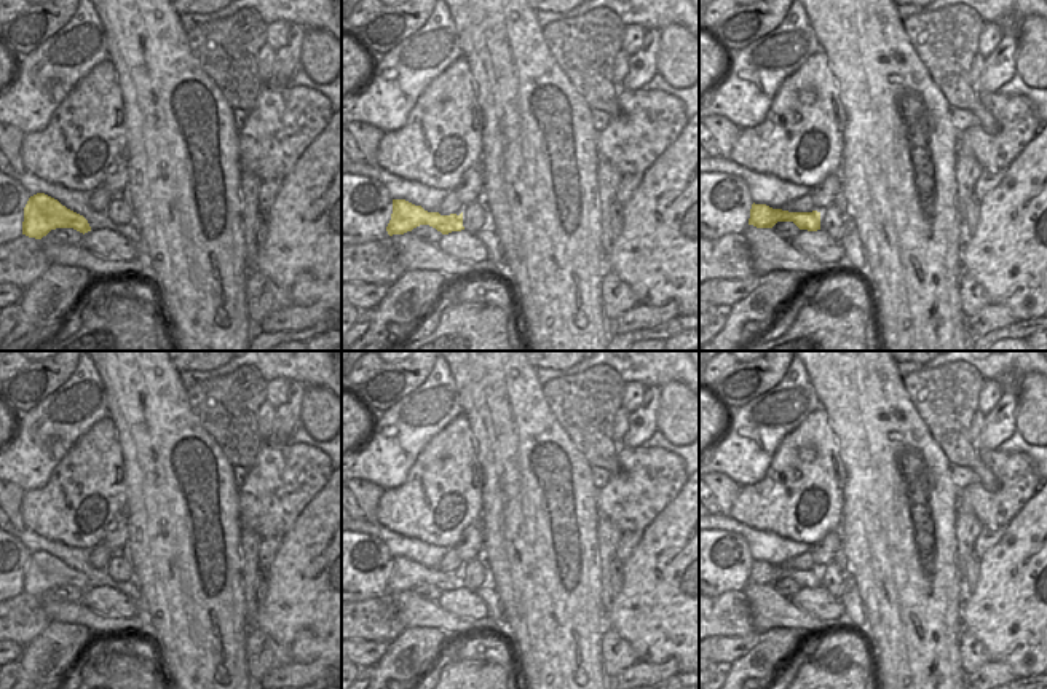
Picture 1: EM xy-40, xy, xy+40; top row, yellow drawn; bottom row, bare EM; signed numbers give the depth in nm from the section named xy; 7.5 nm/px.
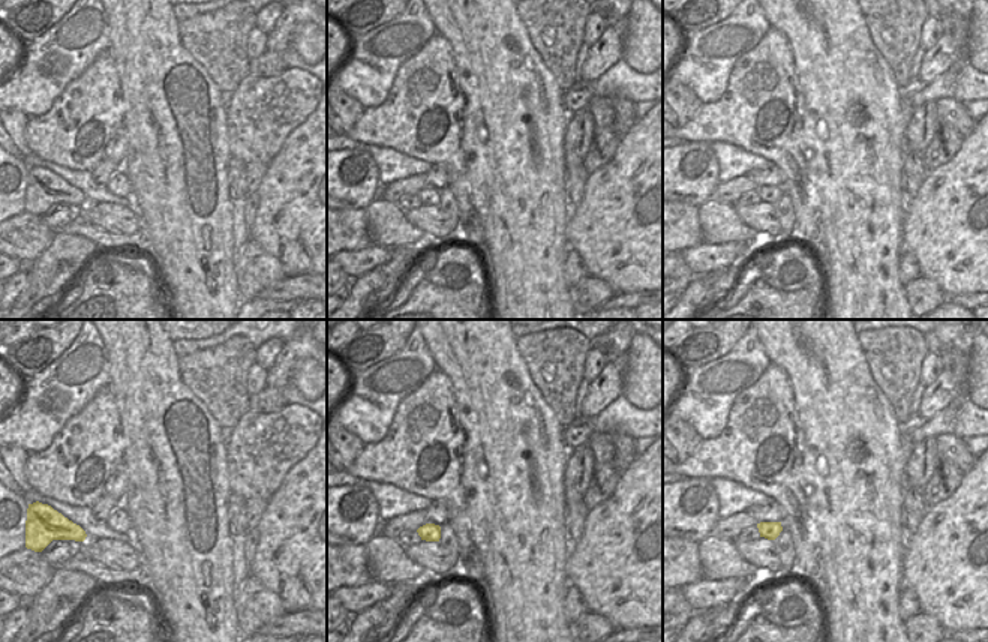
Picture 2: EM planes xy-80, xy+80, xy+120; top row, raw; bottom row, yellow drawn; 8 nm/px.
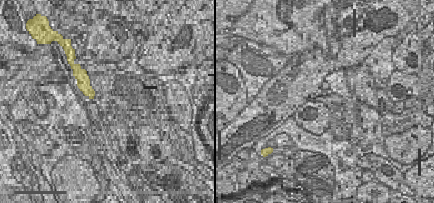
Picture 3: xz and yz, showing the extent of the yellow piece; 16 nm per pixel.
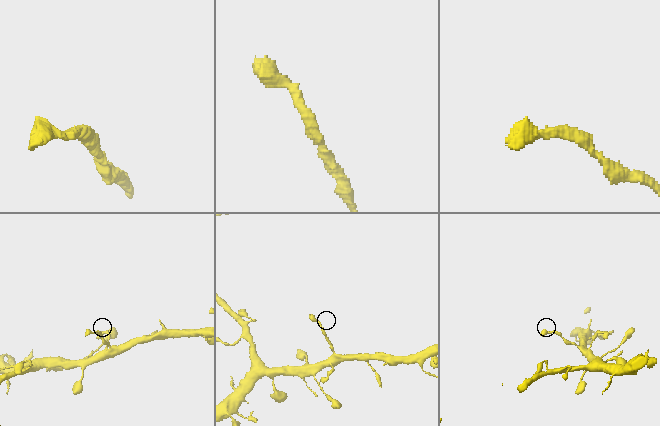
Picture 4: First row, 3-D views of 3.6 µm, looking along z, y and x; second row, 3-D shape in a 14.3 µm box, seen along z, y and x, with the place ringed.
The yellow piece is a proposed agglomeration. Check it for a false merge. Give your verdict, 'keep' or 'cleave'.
keep

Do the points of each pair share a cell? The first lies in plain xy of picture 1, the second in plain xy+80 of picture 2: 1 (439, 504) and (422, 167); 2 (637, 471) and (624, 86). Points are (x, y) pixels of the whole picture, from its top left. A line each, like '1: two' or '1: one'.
1: two
2: two

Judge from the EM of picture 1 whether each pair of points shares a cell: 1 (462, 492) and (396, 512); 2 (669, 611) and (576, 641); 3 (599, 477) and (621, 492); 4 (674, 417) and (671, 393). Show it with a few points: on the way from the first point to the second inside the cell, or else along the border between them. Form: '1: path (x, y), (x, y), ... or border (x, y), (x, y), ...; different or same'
1: path (446, 492), (433, 504), (412, 509); same
2: border (607, 613), (605, 624); different
3: border (612, 476), (599, 490); different
4: path (674, 410), (674, 399); same

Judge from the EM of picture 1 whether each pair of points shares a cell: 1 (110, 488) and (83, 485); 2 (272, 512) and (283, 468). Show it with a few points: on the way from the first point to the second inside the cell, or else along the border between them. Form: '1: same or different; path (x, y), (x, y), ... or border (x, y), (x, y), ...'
1: same; path (104, 488), (90, 488)
2: same; path (273, 501), (283, 479)

